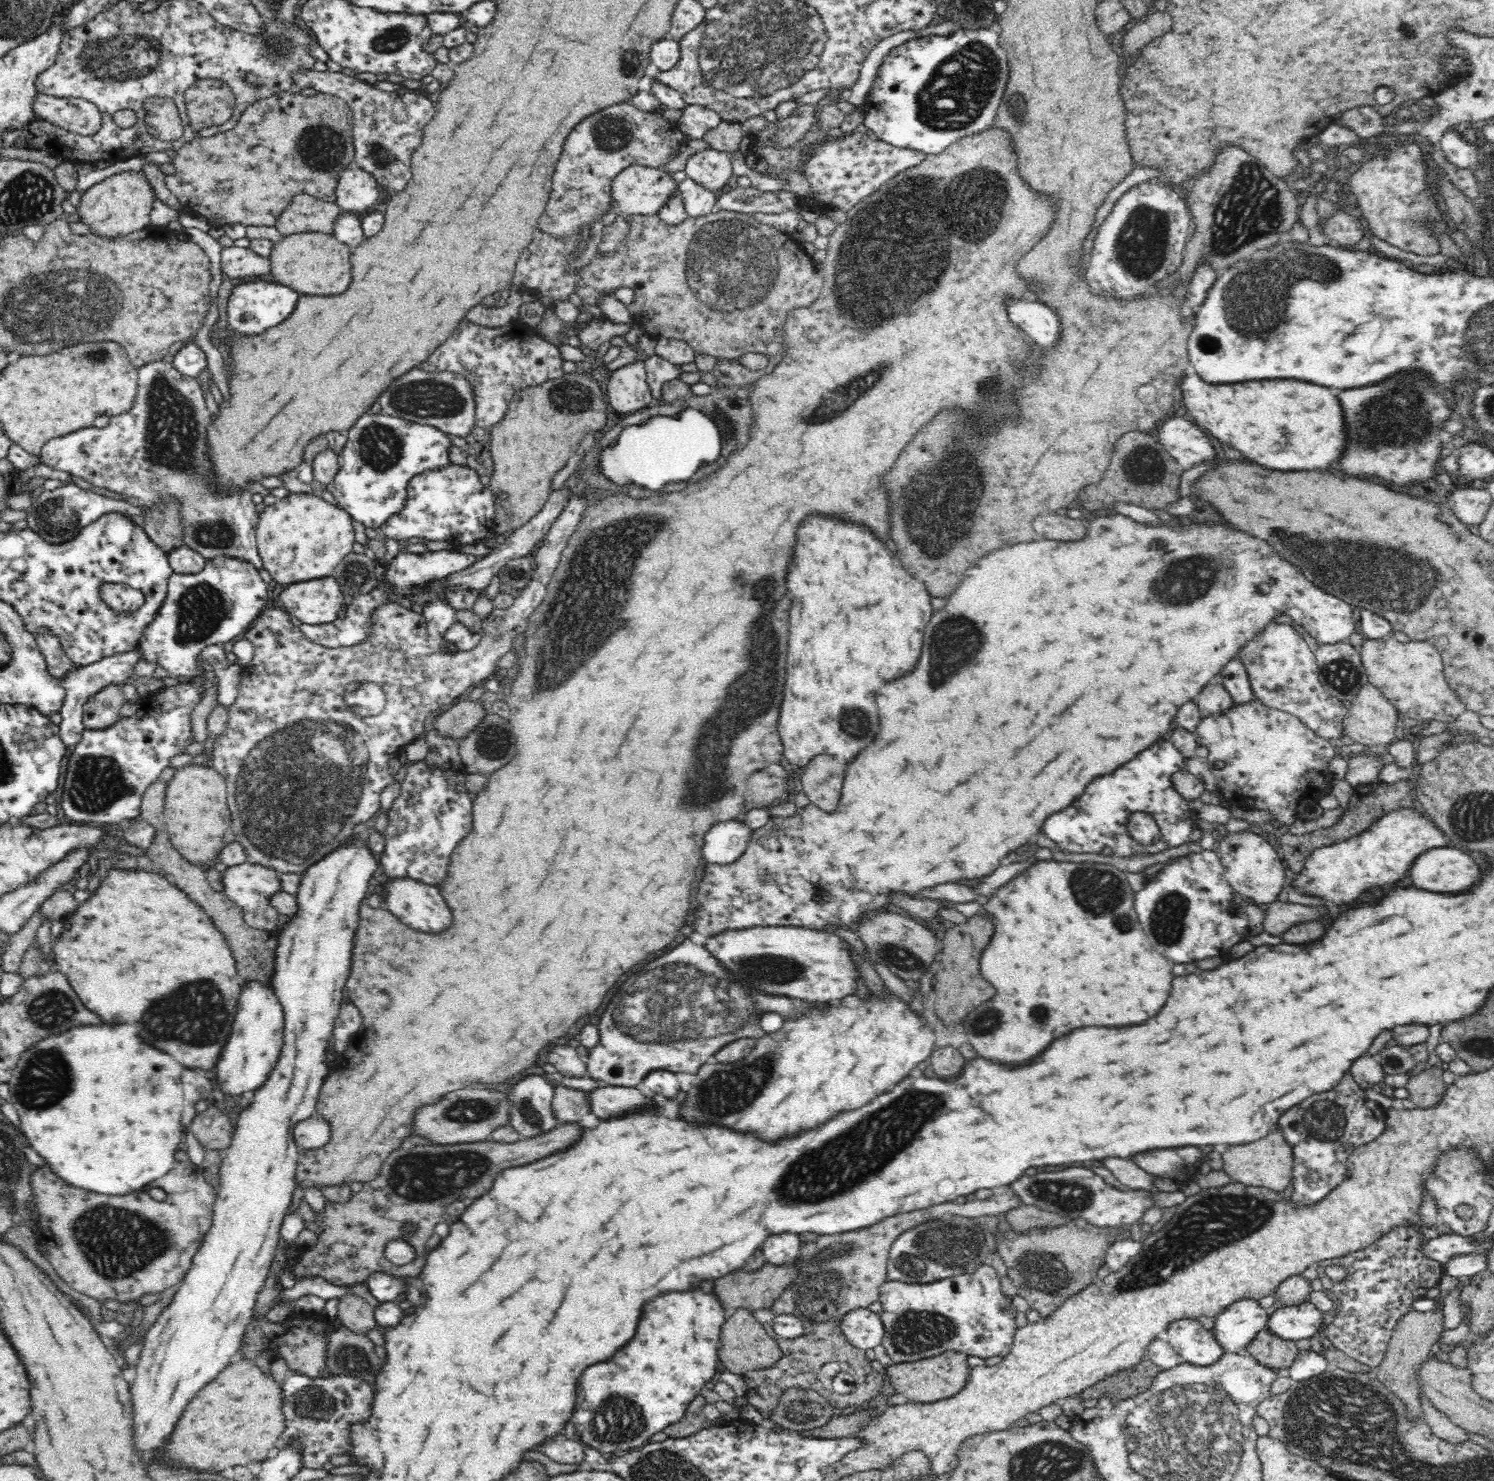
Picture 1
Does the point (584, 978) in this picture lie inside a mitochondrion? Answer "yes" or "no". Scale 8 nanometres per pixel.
no

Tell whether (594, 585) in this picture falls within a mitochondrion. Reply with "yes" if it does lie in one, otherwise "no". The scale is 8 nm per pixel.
yes

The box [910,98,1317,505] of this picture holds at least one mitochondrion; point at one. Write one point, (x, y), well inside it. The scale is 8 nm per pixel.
(1258, 202)

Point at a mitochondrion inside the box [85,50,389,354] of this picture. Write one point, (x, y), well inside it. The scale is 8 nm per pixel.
(321, 148)

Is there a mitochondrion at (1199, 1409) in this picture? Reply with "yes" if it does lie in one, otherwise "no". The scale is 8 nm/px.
yes

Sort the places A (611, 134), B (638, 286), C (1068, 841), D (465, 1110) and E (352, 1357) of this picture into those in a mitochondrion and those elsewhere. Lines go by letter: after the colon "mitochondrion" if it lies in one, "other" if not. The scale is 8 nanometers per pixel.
A: mitochondrion
B: other
C: other
D: mitochondrion
E: mitochondrion

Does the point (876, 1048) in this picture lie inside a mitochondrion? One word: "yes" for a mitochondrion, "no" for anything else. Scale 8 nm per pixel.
no

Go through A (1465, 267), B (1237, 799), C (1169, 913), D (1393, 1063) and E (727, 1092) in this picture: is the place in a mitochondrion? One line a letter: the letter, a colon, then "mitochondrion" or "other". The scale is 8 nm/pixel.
A: other
B: other
C: mitochondrion
D: mitochondrion
E: mitochondrion

